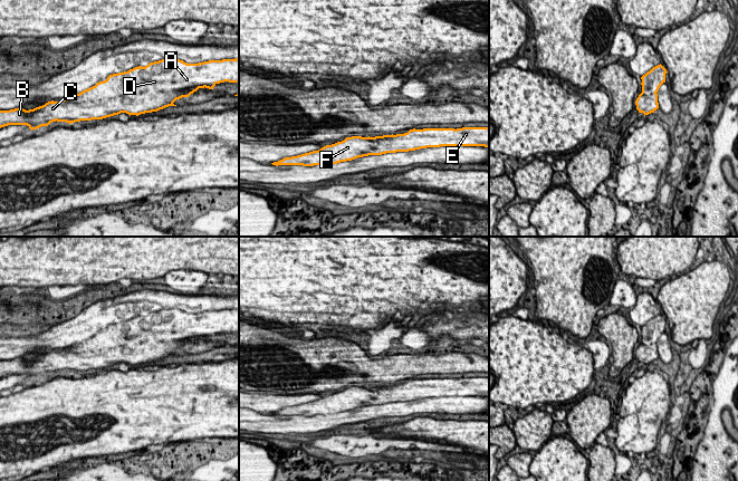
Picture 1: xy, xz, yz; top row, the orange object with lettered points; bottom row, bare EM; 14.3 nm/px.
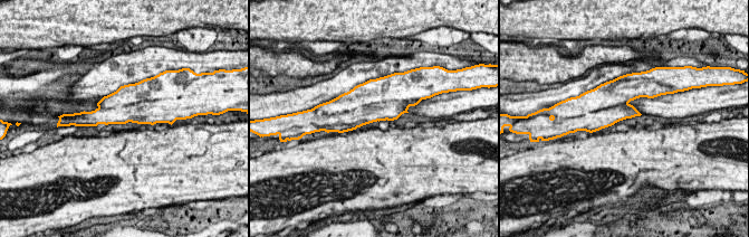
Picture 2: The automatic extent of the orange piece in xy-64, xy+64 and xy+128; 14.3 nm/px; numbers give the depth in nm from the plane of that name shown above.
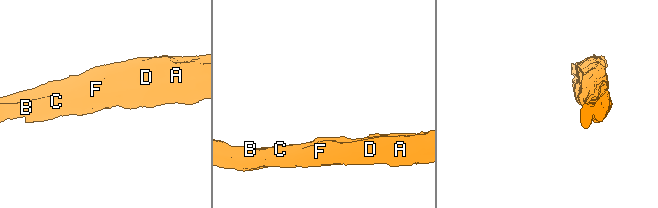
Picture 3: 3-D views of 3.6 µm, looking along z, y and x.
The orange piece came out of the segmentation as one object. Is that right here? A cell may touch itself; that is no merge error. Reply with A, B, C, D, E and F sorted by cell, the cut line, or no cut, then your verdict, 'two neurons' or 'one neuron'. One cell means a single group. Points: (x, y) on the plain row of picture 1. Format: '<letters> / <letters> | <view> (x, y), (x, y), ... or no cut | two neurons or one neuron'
A D F / B C E | xy (203, 336), (143, 340), (83, 352), (64, 349) | two neurons

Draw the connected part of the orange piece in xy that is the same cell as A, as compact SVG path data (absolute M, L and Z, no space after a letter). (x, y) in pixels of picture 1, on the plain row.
M239 308L186 314L180 309L162 309L147 316L113 324L106 330L65 350L94 352L103 348L127 346L147 340L174 340L207 337L220 333L239 333Z

